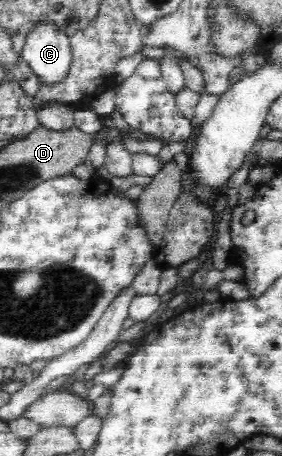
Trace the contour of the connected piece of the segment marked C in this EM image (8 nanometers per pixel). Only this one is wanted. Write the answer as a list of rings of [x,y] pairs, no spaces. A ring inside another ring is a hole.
[[[39,20],[25,38],[20,57],[32,69],[38,82],[62,81],[71,63],[70,36],[54,21]]]

